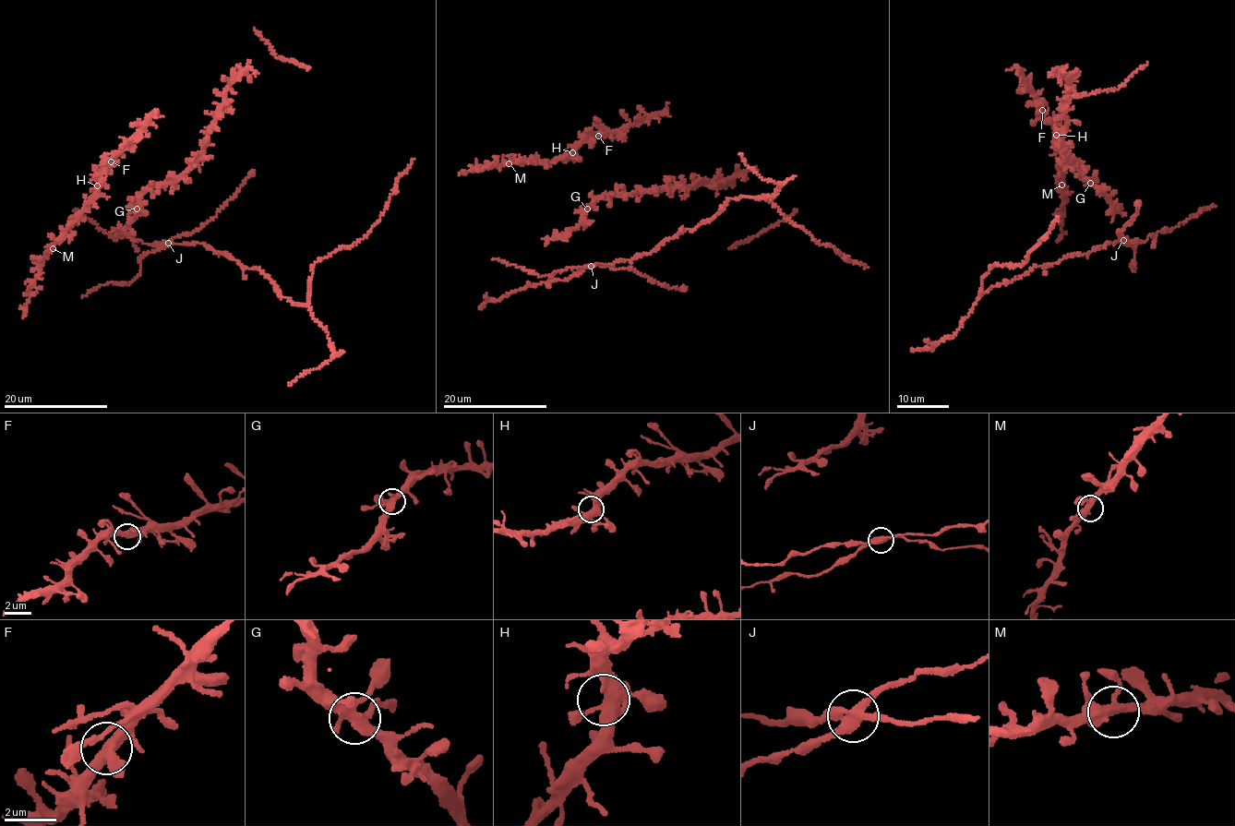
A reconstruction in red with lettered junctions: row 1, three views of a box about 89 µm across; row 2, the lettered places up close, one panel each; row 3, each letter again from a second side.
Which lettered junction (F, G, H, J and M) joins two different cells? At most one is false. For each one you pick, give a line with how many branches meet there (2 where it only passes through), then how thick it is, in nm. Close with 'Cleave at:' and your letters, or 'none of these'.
J: branches 4; calibre 360 nm
Cleave at: J

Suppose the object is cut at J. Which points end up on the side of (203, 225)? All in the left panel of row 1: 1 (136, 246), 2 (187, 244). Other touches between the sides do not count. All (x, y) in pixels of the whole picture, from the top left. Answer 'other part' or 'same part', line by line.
1: other part
2: other part

